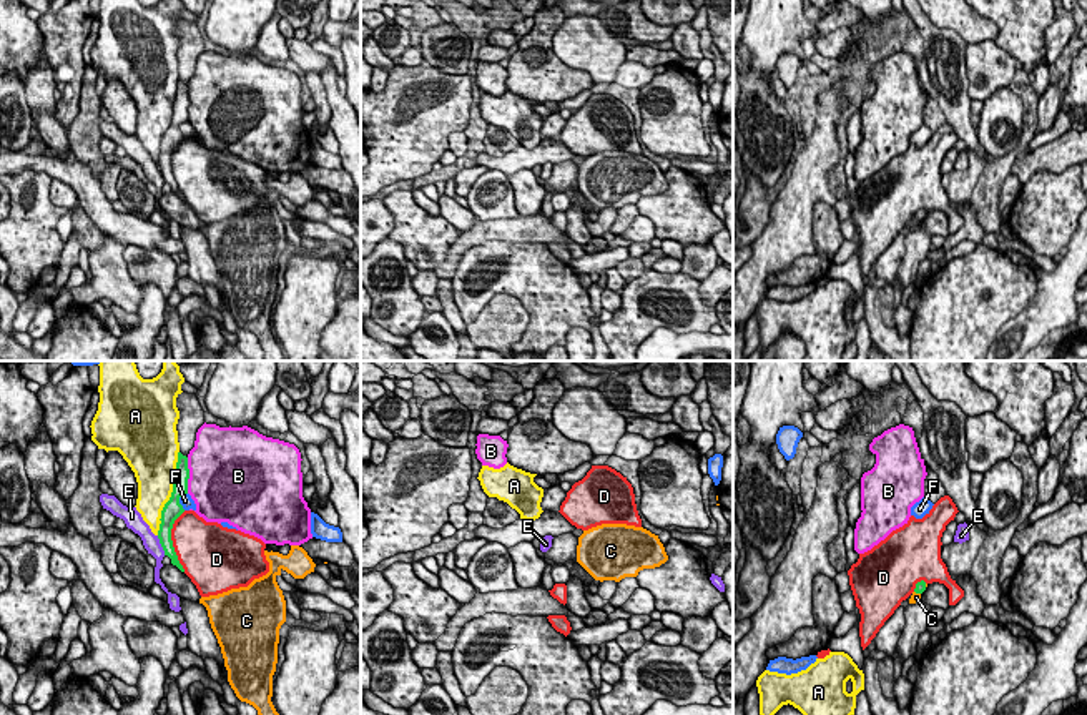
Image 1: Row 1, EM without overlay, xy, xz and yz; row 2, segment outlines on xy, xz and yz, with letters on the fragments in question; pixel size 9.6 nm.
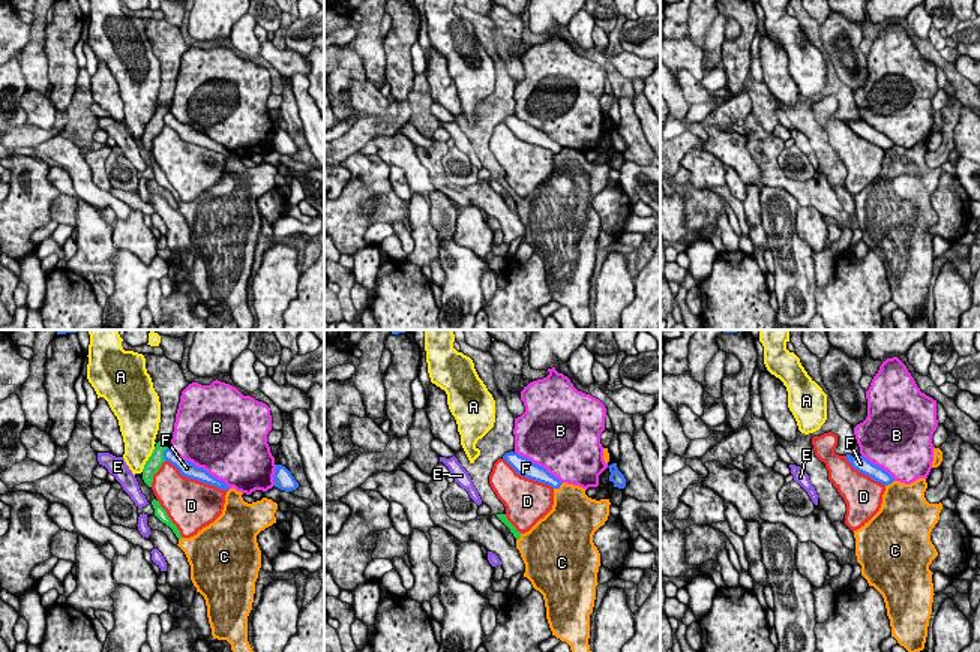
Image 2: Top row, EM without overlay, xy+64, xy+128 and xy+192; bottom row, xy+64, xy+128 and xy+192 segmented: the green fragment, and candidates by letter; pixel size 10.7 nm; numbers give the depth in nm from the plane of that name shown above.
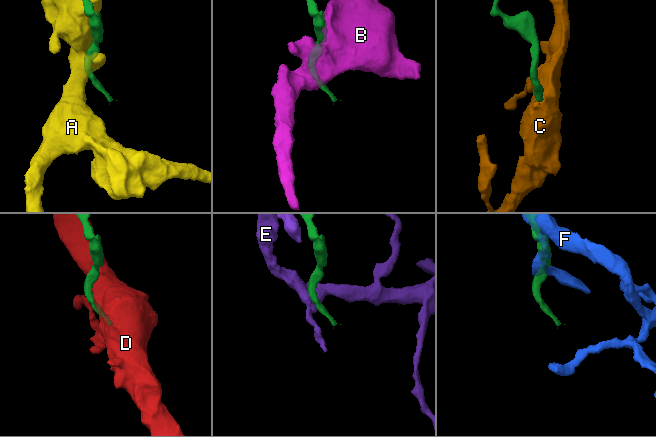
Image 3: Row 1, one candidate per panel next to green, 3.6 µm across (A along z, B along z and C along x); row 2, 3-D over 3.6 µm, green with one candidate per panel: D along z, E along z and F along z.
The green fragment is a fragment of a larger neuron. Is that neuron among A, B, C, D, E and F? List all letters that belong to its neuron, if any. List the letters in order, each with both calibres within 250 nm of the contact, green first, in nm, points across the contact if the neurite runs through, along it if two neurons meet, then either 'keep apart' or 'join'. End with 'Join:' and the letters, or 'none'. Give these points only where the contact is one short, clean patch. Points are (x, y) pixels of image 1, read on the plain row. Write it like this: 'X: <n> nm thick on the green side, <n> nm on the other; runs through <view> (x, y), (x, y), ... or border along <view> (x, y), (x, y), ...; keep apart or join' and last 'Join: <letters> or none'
A: 180 nm thick on the green side, 360 nm on the other; keep apart
B: 160 nm thick on the green side, 480 nm on the other; keep apart
C: 100 nm thick on the green side, 100 nm on the other; runs through yz (921, 213), (918, 220), (916, 225); join
D: 160 nm thick on the green side, 460 nm on the other; keep apart
E: 130 nm thick on the green side, 160 nm on the other; border along xy (157, 163), (165, 182); keep apart
F: 180 nm thick on the green side, 120 nm on the other; keep apart
Join: C

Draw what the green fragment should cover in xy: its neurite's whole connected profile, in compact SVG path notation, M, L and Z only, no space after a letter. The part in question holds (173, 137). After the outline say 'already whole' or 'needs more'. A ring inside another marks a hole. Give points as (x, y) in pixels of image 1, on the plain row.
M178 80L178 90L173 105L173 120L170 128L165 131L161 138L158 166L165 178L165 183L168 183L171 186L171 191L176 193L181 200L184 200L184 196L180 191L173 175L171 156L175 148L184 140L183 133L180 131L180 125L188 121L188 106L189 106L188 85Z | already whole

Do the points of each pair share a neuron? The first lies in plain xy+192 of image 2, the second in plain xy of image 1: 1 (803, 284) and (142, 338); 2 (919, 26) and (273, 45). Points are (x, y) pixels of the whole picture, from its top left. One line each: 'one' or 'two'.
1: one
2: one

